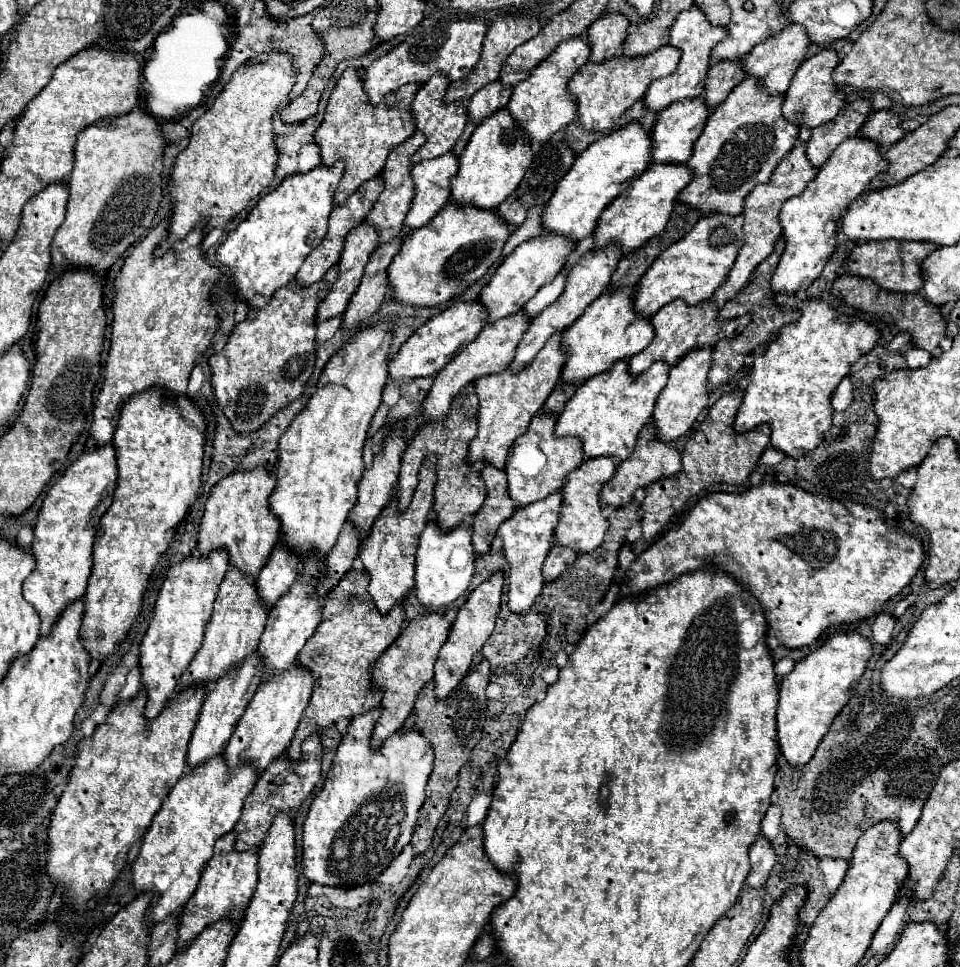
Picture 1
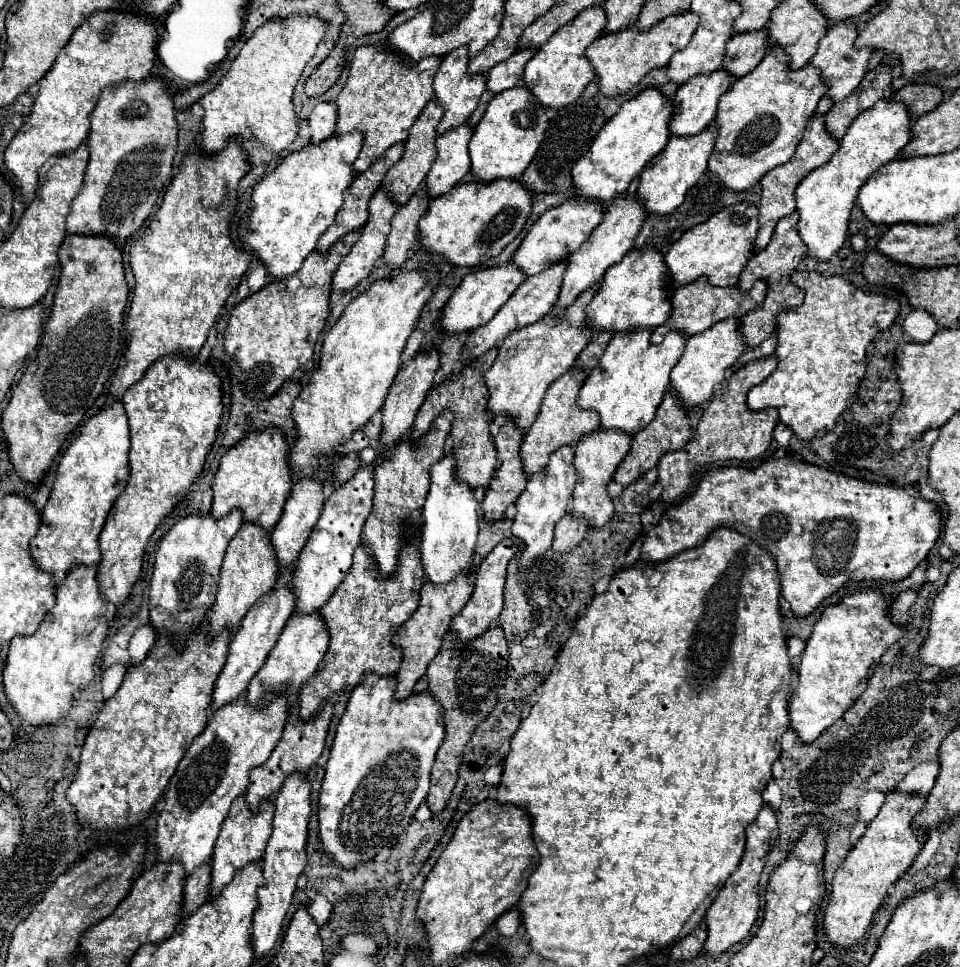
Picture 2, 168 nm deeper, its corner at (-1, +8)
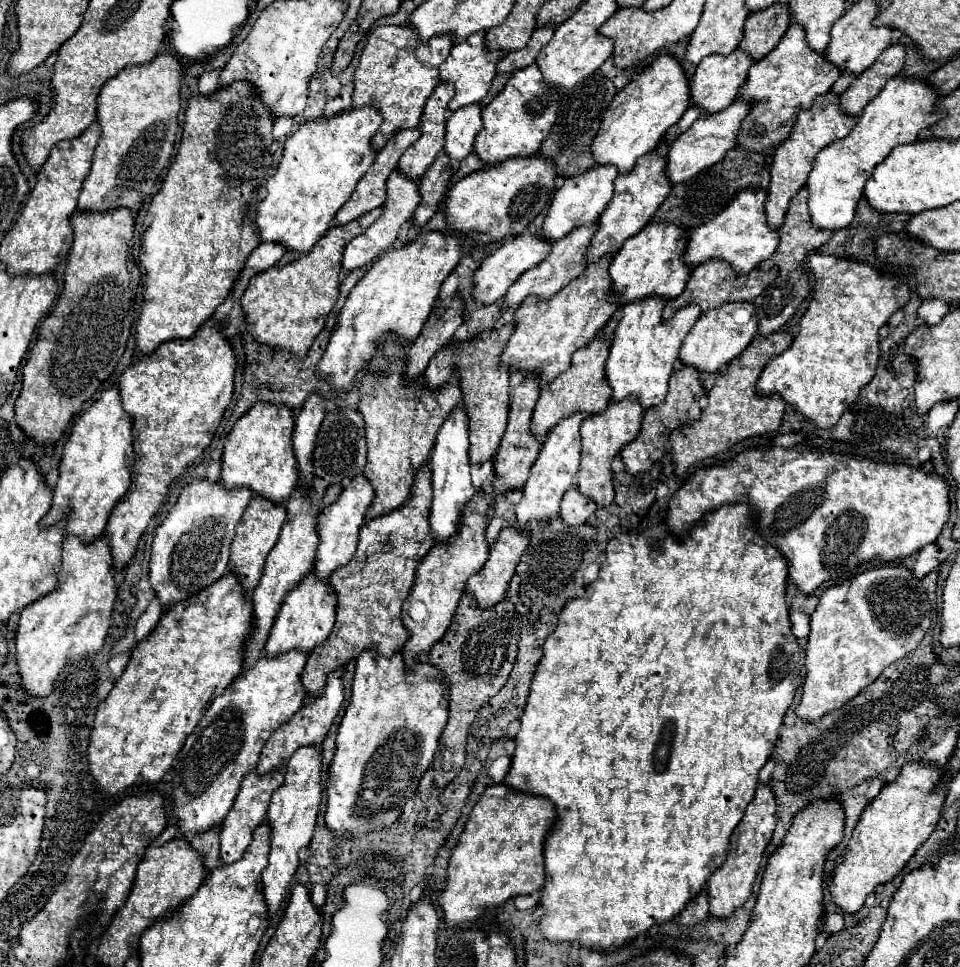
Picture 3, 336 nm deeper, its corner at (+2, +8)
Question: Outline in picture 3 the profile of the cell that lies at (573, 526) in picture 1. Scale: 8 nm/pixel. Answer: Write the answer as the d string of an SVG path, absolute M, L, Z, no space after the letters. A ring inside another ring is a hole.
M621 401L621 405L609 405L603 413L589 415L581 423L583 451L581 451L581 467L577 471L577 487L581 489L581 493L589 495L599 507L611 505L615 497L611 461L627 443L631 443L637 437L643 413L645 411L641 409L641 405L637 405L637 401Z

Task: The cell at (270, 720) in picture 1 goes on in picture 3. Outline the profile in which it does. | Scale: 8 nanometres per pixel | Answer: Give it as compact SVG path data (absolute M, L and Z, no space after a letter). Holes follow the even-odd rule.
M313 569L305 575L305 581L301 581L301 587L293 589L289 597L285 597L285 603L281 603L281 609L277 613L277 621L273 623L273 629L269 633L269 641L265 643L265 655L277 657L291 649L301 649L309 653L317 643L323 643L325 637L329 637L335 623L335 593L329 581L317 581L313 577Z

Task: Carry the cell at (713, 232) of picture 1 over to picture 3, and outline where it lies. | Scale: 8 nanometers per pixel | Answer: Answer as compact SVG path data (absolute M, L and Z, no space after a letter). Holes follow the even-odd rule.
M743 189L727 209L723 209L717 217L713 217L705 225L691 231L689 245L685 251L685 263L695 267L709 259L725 259L733 265L737 273L749 273L751 269L759 267L759 263L769 259L779 245L779 231L767 225L765 201L767 201L765 189L759 191Z

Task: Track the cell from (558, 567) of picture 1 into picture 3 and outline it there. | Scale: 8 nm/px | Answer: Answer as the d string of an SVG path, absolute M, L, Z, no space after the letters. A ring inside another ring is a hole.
M569 487L561 501L561 519L571 527L583 525L595 511L595 501L591 497L585 497L577 487Z

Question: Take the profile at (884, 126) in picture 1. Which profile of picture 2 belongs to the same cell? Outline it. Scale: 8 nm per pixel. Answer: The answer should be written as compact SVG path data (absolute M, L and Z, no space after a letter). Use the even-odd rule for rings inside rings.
M916 83L916 85L906 85L898 89L890 101L894 103L904 103L910 111L910 119L918 119L924 113L932 111L940 101L942 101L942 91L932 85Z

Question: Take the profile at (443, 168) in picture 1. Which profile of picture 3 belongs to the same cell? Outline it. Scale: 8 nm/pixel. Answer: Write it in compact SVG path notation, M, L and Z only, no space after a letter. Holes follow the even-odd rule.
M465 105L465 109L457 109L447 119L447 135L445 135L445 153L451 159L463 161L475 143L475 135L483 129L481 121L481 105Z

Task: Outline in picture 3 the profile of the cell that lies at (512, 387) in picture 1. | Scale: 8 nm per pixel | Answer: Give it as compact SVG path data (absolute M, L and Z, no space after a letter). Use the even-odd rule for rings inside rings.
M613 253L603 255L595 263L589 263L577 279L573 279L557 295L549 297L549 301L533 301L533 297L523 301L515 313L517 327L501 355L501 361L513 369L525 369L527 373L537 371L543 387L559 373L567 371L571 365L571 355L585 347L619 309L619 305L609 301L613 285L607 269L611 259Z

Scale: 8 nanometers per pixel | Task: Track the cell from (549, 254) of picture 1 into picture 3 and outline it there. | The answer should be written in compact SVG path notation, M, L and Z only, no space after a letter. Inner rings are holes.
M593 165L593 169L587 169L585 173L581 173L577 177L567 177L551 201L551 207L545 217L541 233L547 239L557 241L557 239L565 237L569 231L573 231L575 227L595 223L613 197L613 181L617 175L619 175L617 169L613 169L611 165Z

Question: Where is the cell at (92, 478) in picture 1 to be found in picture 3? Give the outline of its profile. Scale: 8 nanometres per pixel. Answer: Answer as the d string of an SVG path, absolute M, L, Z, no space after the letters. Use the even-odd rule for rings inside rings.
M109 387L101 393L101 397L73 423L71 435L65 443L63 449L63 457L59 463L59 481L53 489L53 507L47 513L47 517L41 521L41 525L53 525L55 521L59 521L63 517L65 507L71 505L71 513L67 515L67 535L73 533L77 535L81 541L95 541L97 537L103 535L107 519L113 511L113 507L119 503L119 499L127 493L129 485L131 485L131 471L133 471L133 419L123 411L121 405L121 395L119 395L119 387Z

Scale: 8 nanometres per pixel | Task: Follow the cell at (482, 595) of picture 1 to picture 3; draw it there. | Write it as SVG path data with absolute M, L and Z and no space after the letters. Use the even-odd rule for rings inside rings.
M505 527L499 533L491 545L487 563L467 581L467 591L477 599L481 609L489 609L505 597L509 581L515 575L515 567L529 541L529 535L515 527Z

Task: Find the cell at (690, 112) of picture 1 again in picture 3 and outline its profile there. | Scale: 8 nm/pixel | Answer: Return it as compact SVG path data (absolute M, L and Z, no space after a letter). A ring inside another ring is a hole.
M735 49L729 55L709 55L709 57L705 57L697 65L695 75L691 77L691 103L699 105L703 115L717 113L725 107L729 107L729 103L733 103L739 97L739 89L745 83L747 75L749 75L749 67L753 63L755 63L755 59L751 55L747 55L743 49Z

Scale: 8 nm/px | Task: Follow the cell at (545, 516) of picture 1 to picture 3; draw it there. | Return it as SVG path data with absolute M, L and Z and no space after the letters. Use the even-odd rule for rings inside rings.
M573 413L571 417L563 417L543 441L543 447L539 451L537 461L531 467L529 479L523 487L523 499L519 505L515 505L515 515L521 527L525 527L529 521L547 523L553 515L559 513L559 503L563 493L575 483L575 475L579 469L579 455L581 455L581 437L579 437L579 425L583 421L583 413Z

